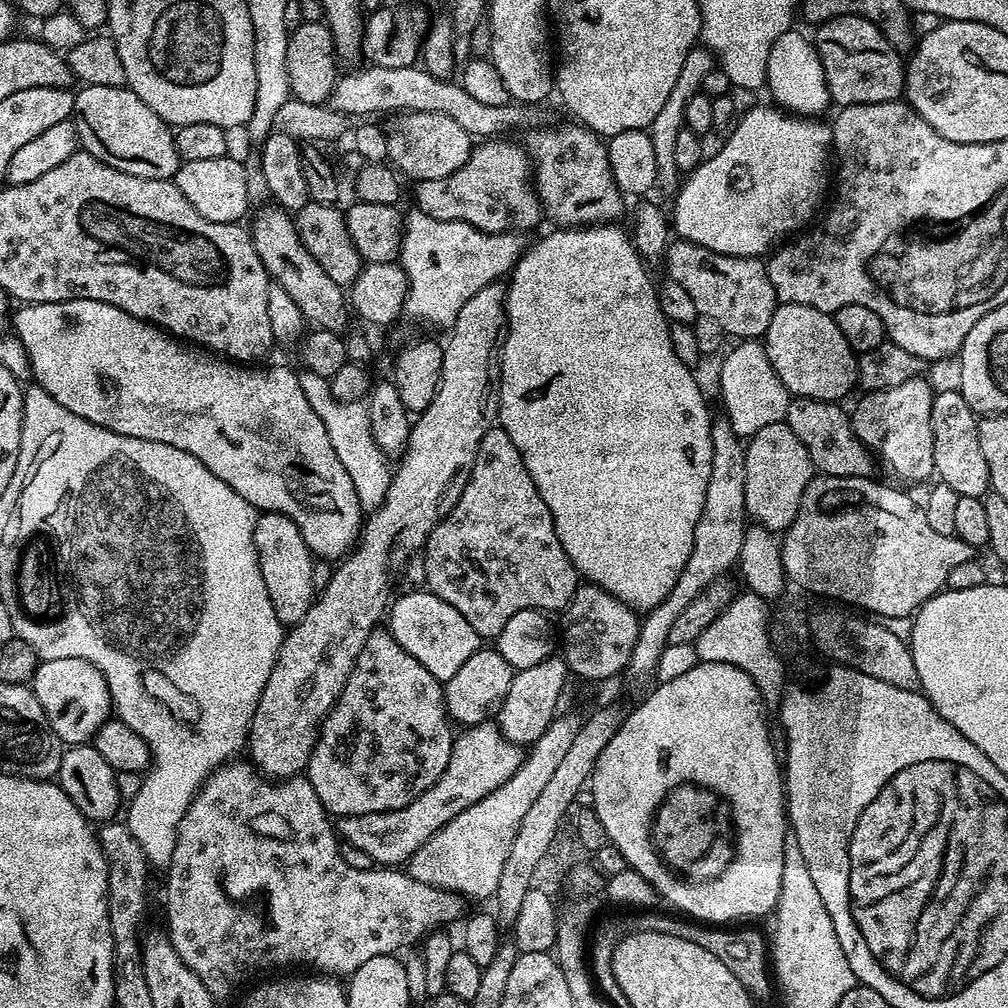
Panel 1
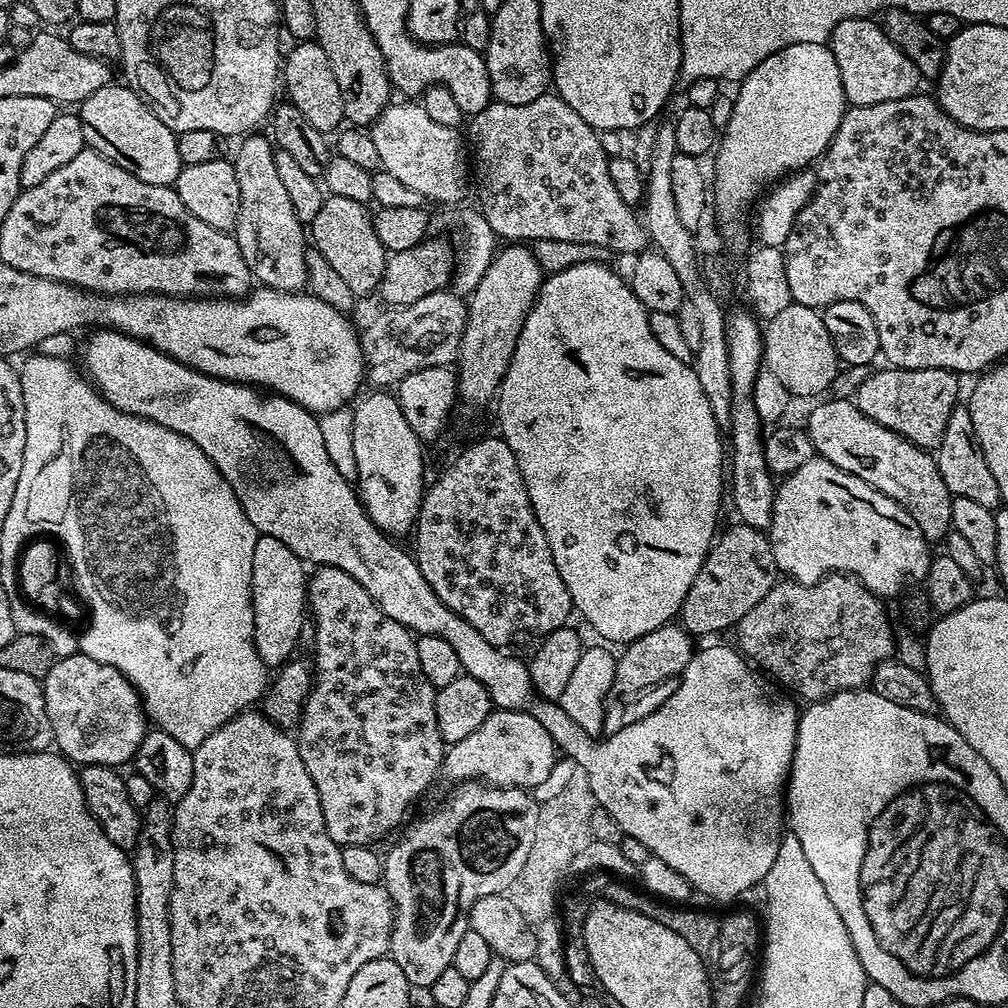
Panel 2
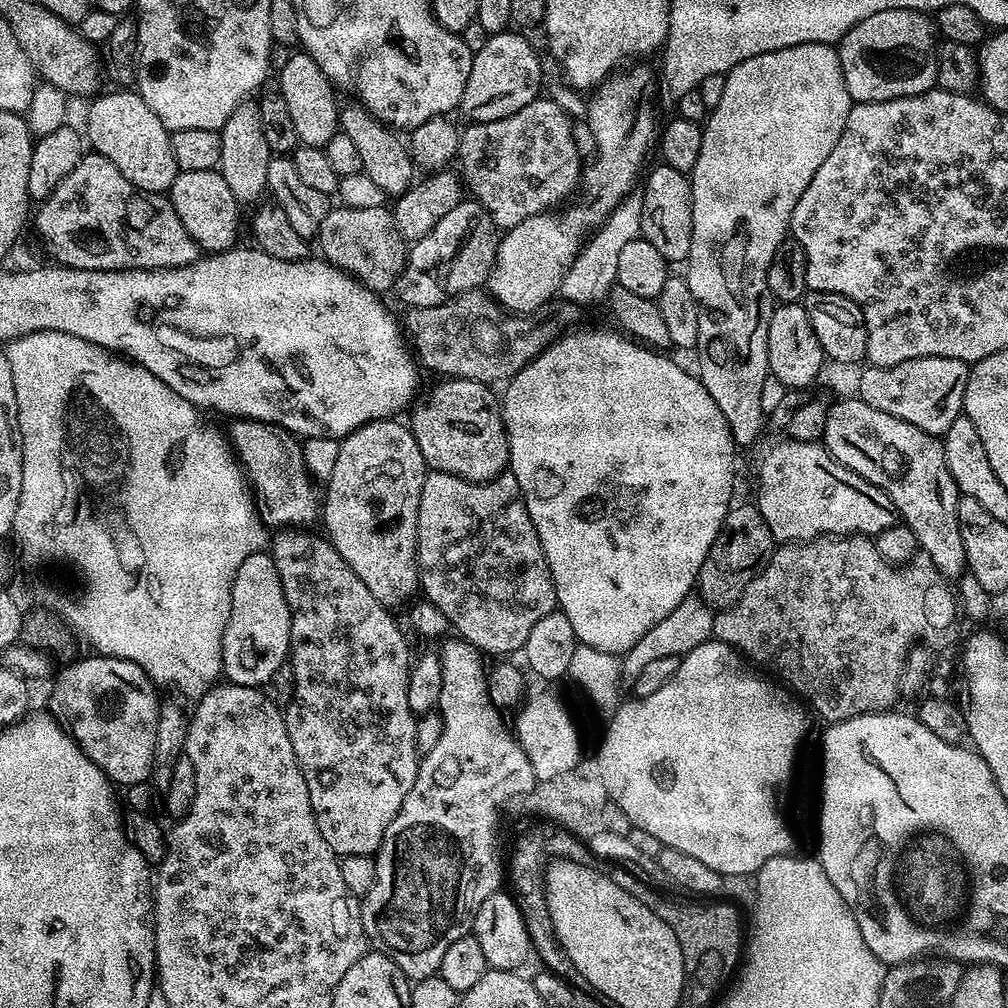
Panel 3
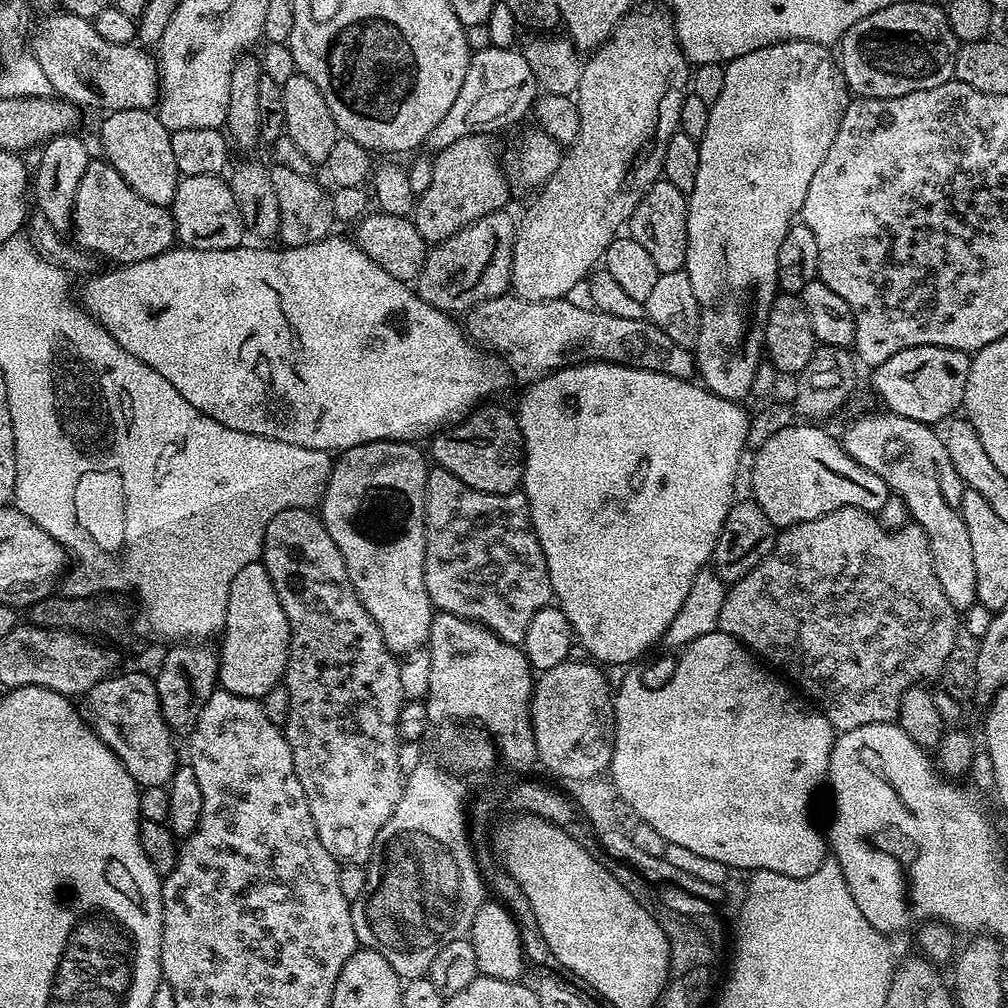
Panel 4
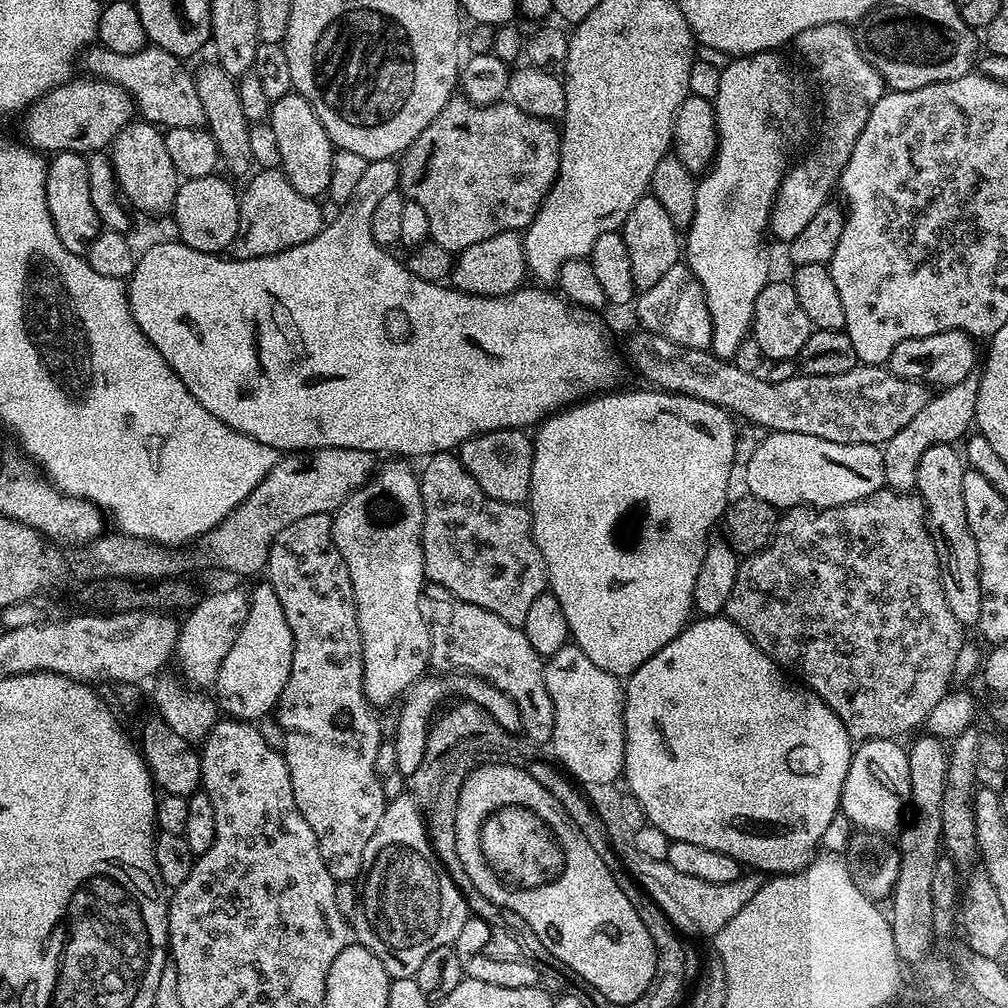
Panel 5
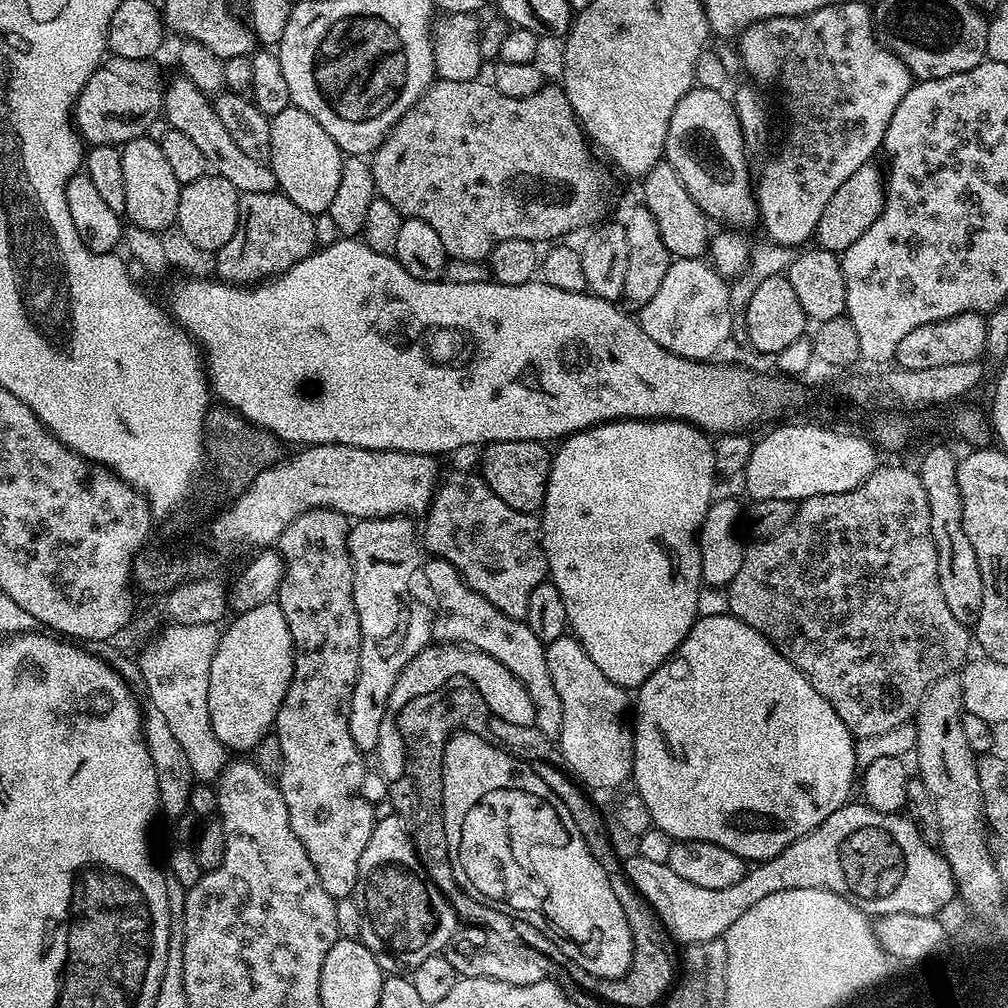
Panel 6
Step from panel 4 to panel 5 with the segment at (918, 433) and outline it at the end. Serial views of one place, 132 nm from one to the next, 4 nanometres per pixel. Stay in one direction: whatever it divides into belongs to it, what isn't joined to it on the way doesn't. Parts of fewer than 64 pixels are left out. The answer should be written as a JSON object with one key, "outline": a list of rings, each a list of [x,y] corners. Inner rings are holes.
{"outline":[[[953,445],[930,446],[930,450],[926,450],[926,454],[922,454],[922,462],[918,462],[918,482],[915,491],[924,501],[924,511],[928,514],[928,526],[932,529],[932,541],[936,547],[936,557],[940,567],[942,590],[946,594],[946,603],[950,606],[950,614],[954,614],[954,618],[958,618],[961,626],[969,626],[968,624],[976,626],[979,625],[982,614],[982,582],[978,566],[978,546],[974,546],[974,534],[970,534],[970,522],[966,522],[966,506],[962,502],[962,478],[965,471],[965,461]]]}

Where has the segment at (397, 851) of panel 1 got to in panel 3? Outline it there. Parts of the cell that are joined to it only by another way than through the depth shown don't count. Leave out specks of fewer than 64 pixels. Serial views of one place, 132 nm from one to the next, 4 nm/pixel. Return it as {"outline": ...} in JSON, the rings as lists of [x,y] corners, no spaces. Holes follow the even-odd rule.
{"outline":[[[530,696],[527,697],[528,705],[526,700],[523,707],[515,713],[517,716],[514,735],[522,746],[526,758],[530,758],[530,766],[534,766],[537,781],[542,781],[564,774],[579,763],[582,759],[580,736],[576,733],[575,722],[568,717],[567,710],[554,697]]]}

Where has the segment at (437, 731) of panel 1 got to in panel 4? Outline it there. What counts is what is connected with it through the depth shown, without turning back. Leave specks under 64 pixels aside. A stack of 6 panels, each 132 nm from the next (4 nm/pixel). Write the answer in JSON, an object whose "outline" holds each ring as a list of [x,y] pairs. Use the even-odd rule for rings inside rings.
{"outline":[[[293,506],[274,514],[274,518],[270,518],[270,522],[266,526],[262,562],[270,574],[270,582],[274,582],[274,590],[278,590],[278,602],[282,602],[282,610],[286,610],[286,618],[288,619],[290,633],[288,637],[288,666],[282,683],[289,690],[289,716],[283,730],[284,737],[288,739],[288,745],[292,751],[298,782],[302,782],[302,790],[308,799],[310,814],[314,818],[314,826],[318,830],[318,838],[322,838],[322,846],[326,846],[326,850],[330,850],[330,854],[337,862],[367,865],[369,858],[372,857],[374,842],[378,838],[382,826],[386,826],[390,814],[394,814],[394,810],[398,806],[398,798],[402,798],[406,779],[406,775],[399,769],[398,764],[399,748],[402,743],[398,730],[399,712],[403,710],[406,703],[402,690],[401,661],[398,659],[397,653],[391,652],[386,646],[386,642],[382,638],[382,630],[376,625],[374,618],[366,610],[366,606],[360,604],[360,596],[354,590],[354,586],[350,582],[350,574],[346,570],[346,562],[342,558],[338,546],[334,546],[334,538],[330,538],[323,519],[315,511],[304,506]]]}

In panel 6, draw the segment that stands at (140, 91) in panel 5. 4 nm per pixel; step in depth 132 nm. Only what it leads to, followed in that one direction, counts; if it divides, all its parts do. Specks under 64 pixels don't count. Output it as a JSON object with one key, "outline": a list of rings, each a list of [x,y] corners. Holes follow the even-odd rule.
{"outline":[[[176,74],[172,81],[167,81],[162,116],[163,119],[168,119],[168,128],[182,130],[182,134],[187,134],[198,145],[198,150],[202,150],[202,158],[206,158],[209,169],[215,175],[226,178],[226,182],[230,182],[230,186],[234,186],[237,192],[258,194],[277,191],[271,167],[263,160],[250,158],[250,154],[242,154],[238,142],[230,138],[226,126],[222,126],[222,122],[216,117],[215,107],[209,97],[183,74]]]}

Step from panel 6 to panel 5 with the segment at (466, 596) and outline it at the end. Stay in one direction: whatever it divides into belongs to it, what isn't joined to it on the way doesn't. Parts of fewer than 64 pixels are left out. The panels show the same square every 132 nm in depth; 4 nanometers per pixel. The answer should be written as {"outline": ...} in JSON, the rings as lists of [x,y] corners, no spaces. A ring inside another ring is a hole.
{"outline":[[[434,583],[427,585],[426,604],[430,609],[432,633],[431,667],[437,668],[435,671],[440,674],[479,676],[502,690],[520,711],[523,735],[533,745],[551,745],[556,713],[554,702],[550,702],[550,690],[546,690],[544,660],[538,650],[530,646],[524,629],[502,622],[498,614],[490,614],[490,610],[482,610],[482,606],[474,606],[474,602],[466,602]]]}

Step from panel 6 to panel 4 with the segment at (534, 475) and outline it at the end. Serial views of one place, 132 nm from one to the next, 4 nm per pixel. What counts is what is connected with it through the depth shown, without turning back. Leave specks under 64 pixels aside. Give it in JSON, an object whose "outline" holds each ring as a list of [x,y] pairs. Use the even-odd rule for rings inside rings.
{"outline":[[[484,402],[479,405],[466,419],[453,424],[431,437],[431,459],[441,468],[445,468],[454,478],[466,482],[474,490],[482,490],[486,494],[510,494],[517,491],[524,483],[524,436],[520,432],[520,422],[500,404]]]}

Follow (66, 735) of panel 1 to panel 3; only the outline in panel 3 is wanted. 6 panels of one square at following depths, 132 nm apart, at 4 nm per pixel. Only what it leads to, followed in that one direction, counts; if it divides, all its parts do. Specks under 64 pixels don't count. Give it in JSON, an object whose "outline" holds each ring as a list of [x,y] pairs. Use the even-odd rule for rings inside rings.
{"outline":[[[88,654],[85,660],[73,659],[73,664],[65,663],[56,681],[52,684],[51,715],[57,724],[65,729],[75,740],[76,745],[108,775],[109,781],[116,786],[143,784],[151,774],[151,763],[154,762],[155,738],[158,734],[158,722],[161,698],[156,697],[157,685],[145,674],[142,666],[117,656]]]}

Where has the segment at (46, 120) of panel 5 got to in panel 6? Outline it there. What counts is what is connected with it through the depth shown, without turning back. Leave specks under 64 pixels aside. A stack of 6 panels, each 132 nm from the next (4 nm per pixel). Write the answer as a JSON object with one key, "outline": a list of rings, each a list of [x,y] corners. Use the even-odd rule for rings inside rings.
{"outline":[[[109,55],[82,86],[74,109],[74,127],[85,145],[125,146],[136,140],[161,115],[164,107],[165,81],[152,60],[135,60]]]}

